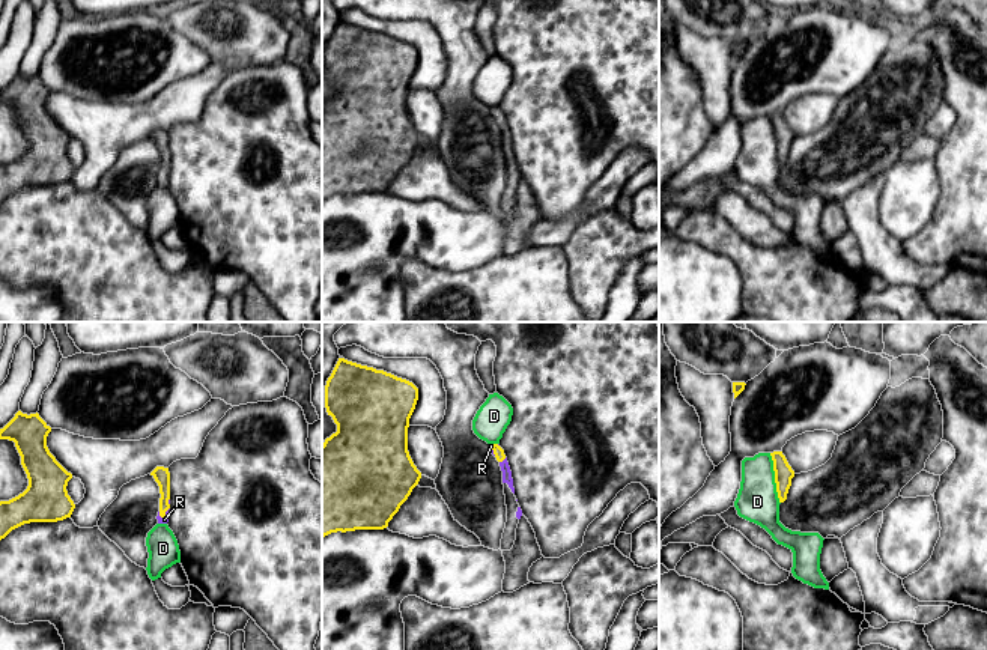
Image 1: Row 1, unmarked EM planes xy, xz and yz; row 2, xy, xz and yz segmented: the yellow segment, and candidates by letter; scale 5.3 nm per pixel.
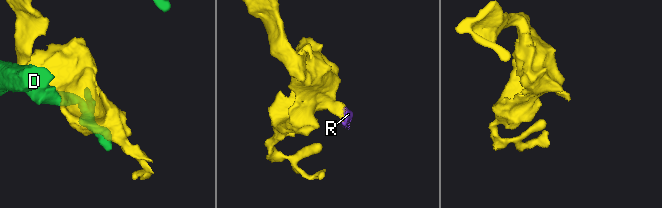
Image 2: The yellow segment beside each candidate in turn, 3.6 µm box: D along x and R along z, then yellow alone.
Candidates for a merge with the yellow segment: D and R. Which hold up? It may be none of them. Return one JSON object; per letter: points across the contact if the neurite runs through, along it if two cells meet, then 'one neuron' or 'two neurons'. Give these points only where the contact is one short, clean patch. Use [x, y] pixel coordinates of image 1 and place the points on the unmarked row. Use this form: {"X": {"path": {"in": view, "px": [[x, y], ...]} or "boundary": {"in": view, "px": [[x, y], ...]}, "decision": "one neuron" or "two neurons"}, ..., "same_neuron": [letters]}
{"D": {"decision": "two neurons"}, "R": {"path": {"in": "xz", "px": [[498, 115], [503, 122], [507, 142]]}, "decision": "one neuron"}, "same_neuron": ["R"]}

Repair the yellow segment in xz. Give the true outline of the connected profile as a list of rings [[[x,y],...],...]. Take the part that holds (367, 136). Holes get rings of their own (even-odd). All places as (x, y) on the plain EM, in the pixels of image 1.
[[[339,21],[325,48],[325,71],[337,95],[322,107],[322,200],[355,193],[384,193],[418,147],[421,135],[408,114],[409,81],[418,63],[418,51],[384,33]]]

